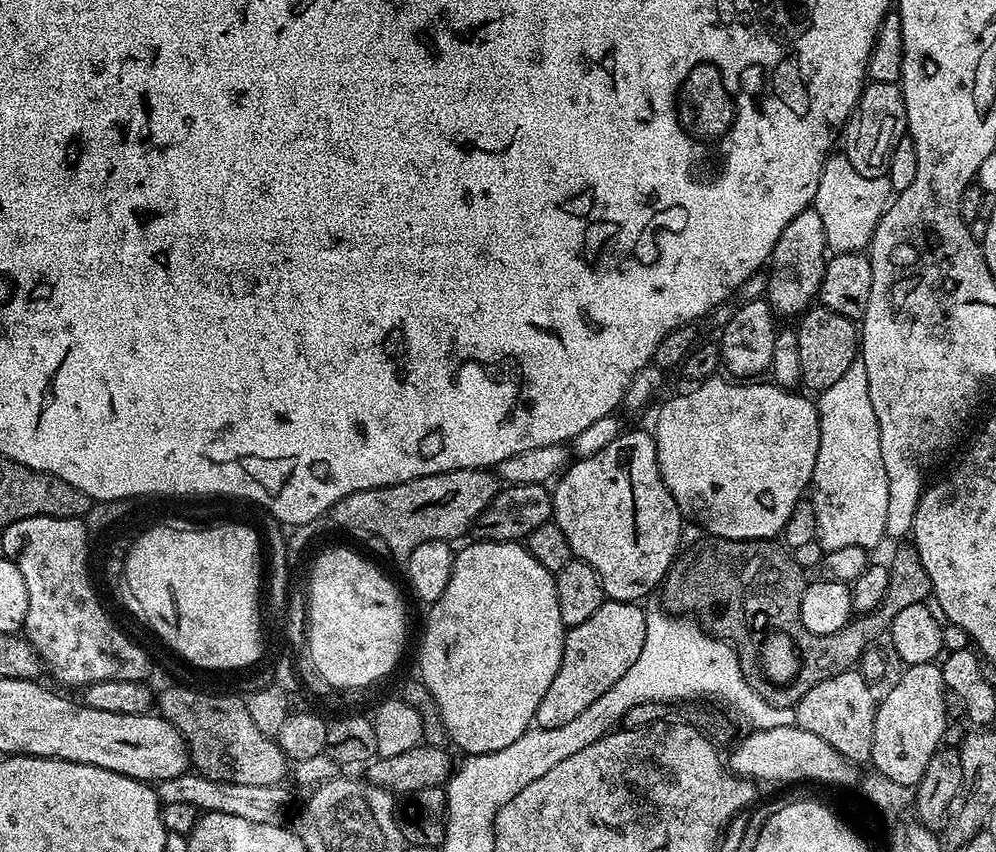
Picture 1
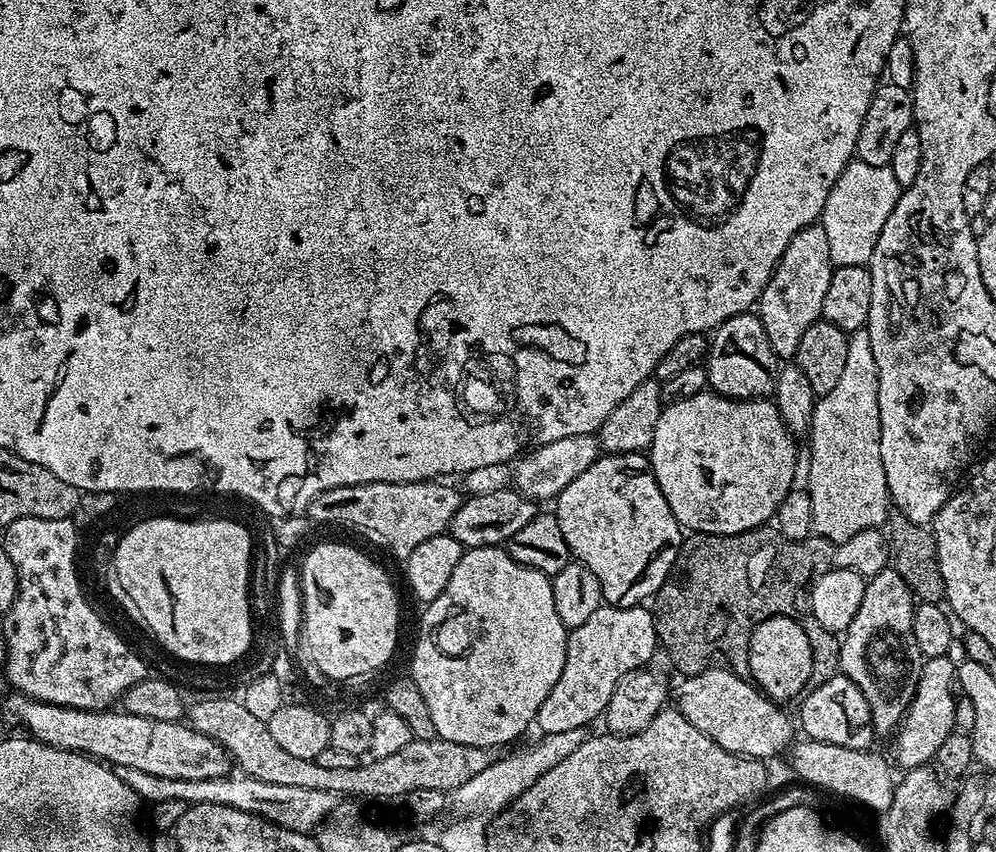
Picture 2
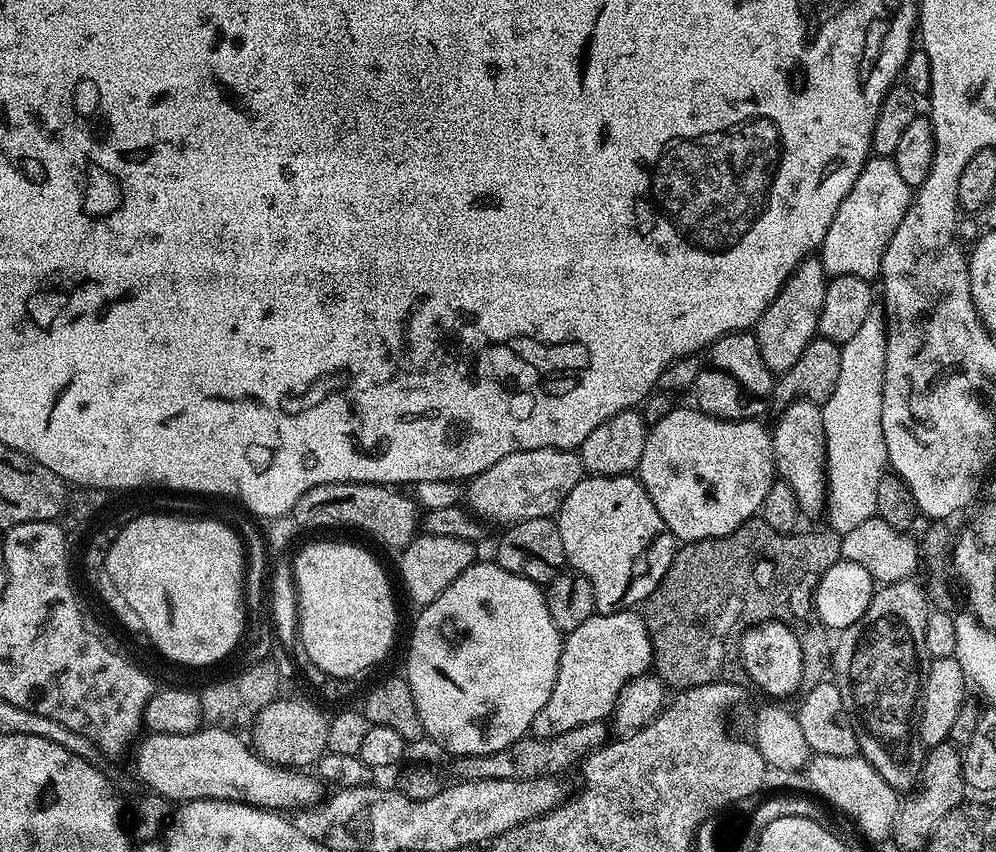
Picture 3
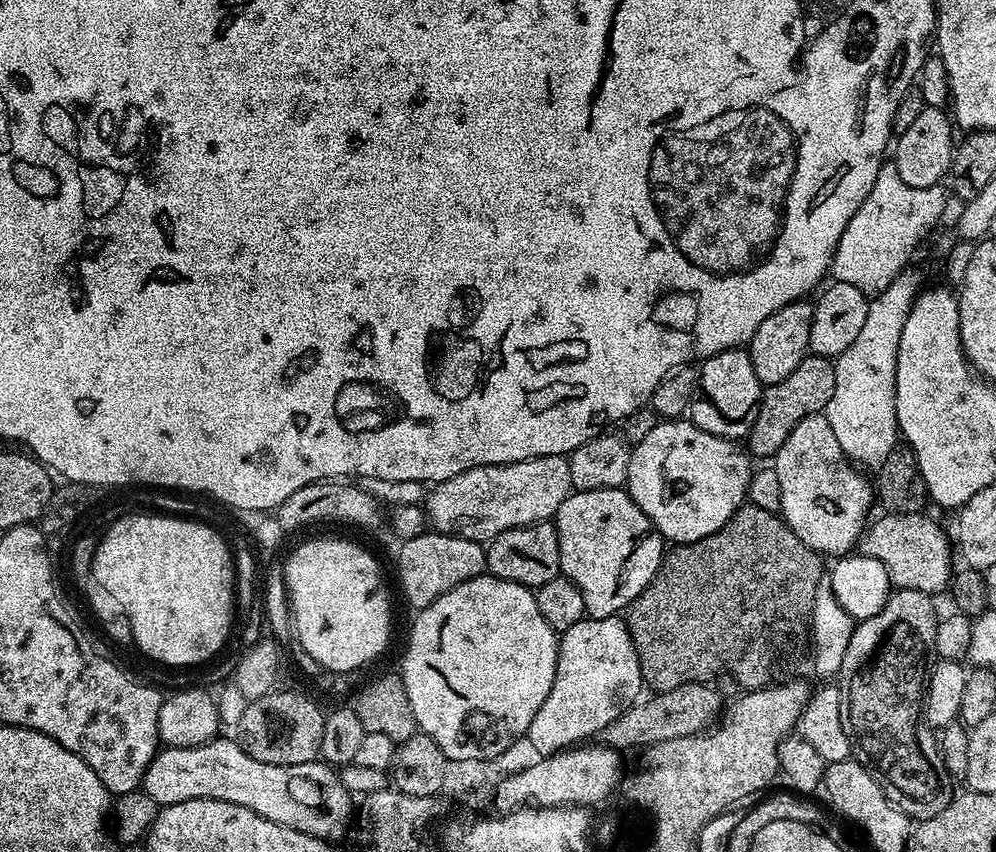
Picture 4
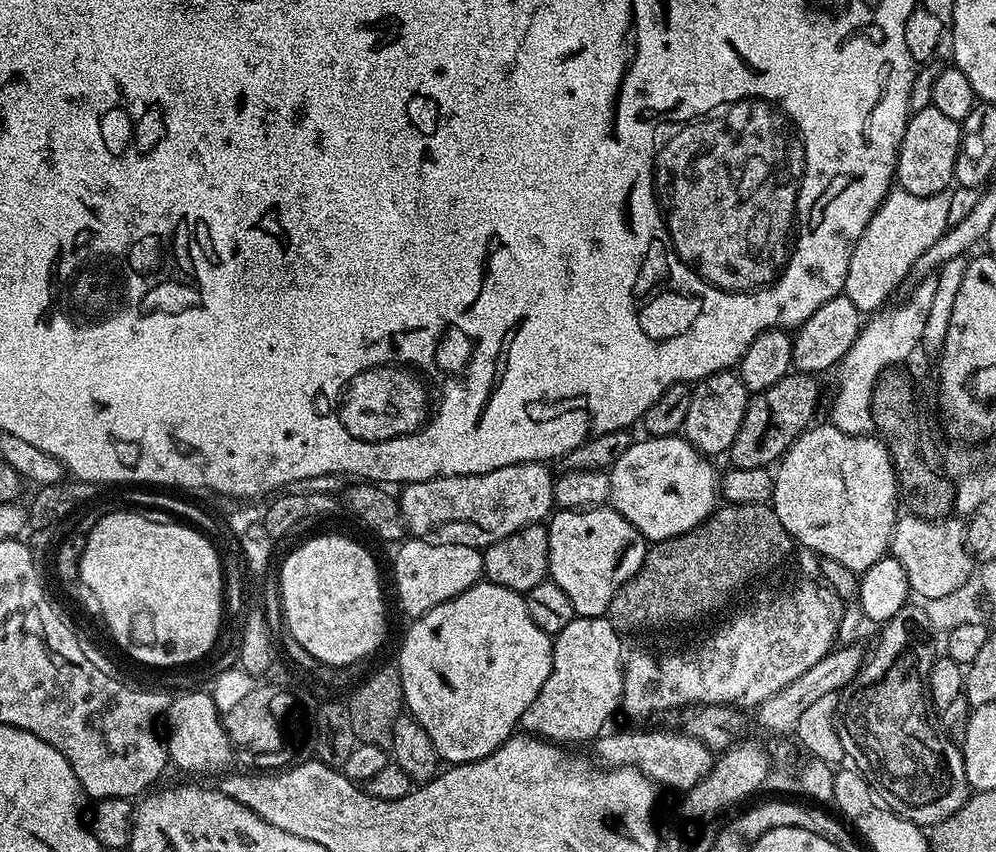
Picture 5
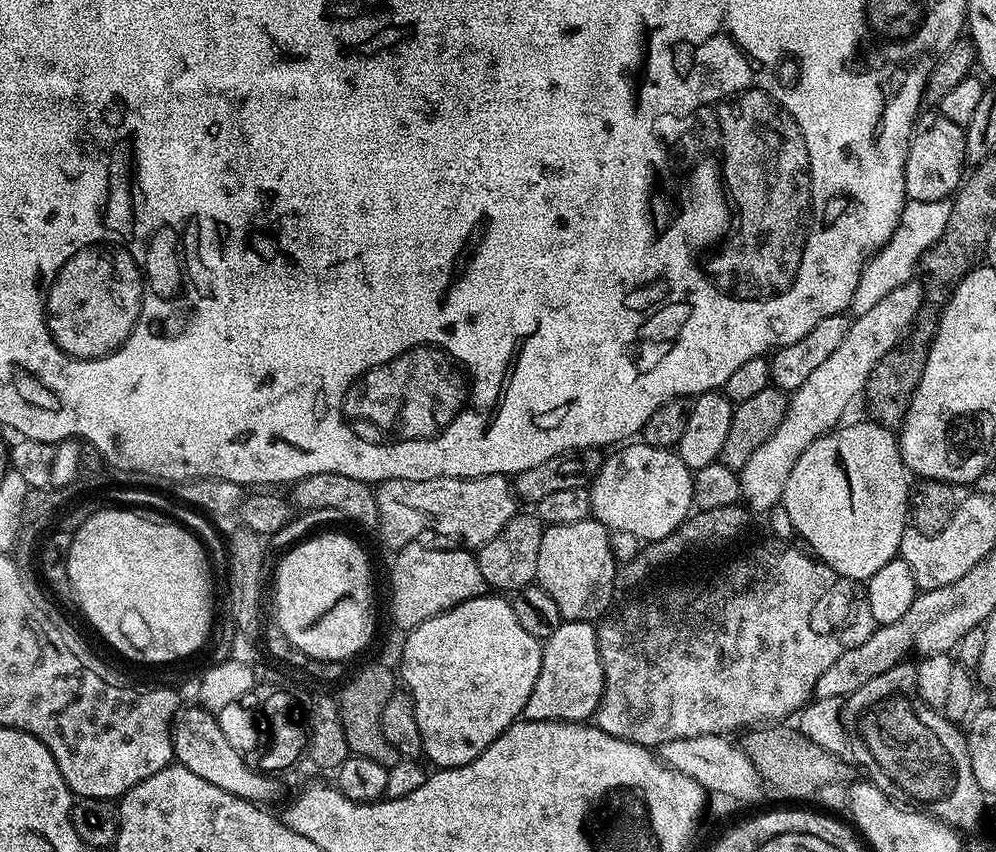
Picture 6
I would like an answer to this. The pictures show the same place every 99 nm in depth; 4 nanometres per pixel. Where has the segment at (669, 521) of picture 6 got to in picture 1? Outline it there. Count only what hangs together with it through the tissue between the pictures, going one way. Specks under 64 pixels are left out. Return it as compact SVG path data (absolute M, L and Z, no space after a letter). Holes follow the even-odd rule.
M728 378L720 379L699 381L695 386L689 387L692 388L689 392L684 392L681 396L672 396L661 406L660 413L656 416L656 428L654 427L660 477L670 490L681 513L687 519L689 516L694 523L701 524L706 530L705 533L731 540L772 540L783 533L790 514L794 514L794 506L809 491L812 483L814 462L818 462L820 410L813 401L811 404L806 397L799 396L799 391L782 388L775 382L756 384L760 382L733 382Z

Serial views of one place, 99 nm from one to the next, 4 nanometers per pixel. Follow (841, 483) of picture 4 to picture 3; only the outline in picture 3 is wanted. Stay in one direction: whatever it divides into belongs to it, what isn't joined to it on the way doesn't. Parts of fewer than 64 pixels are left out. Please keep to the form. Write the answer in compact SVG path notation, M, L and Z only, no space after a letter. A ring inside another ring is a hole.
M793 400L783 409L784 412L771 429L772 449L776 459L776 475L786 480L798 498L798 506L805 517L816 516L825 511L828 495L828 473L824 470L826 462L826 438L822 426L821 405L810 400Z

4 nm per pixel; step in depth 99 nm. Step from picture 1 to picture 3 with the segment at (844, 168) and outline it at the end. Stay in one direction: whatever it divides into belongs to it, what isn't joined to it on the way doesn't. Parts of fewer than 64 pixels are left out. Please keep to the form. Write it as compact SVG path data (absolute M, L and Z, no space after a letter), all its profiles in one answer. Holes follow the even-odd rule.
M869 157L850 194L842 200L821 244L820 259L824 272L829 277L860 277L869 282L875 281L880 274L882 254L912 203L913 195L913 189L902 182L897 164L891 157Z

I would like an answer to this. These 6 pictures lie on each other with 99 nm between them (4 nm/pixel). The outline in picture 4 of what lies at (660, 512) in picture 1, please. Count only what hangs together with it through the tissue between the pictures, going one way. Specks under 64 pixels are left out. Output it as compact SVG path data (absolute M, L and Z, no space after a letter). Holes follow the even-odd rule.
M603 488L602 490L573 491L558 506L554 517L558 534L558 554L560 555L560 571L563 576L578 590L582 590L582 602L585 613L591 619L606 618L623 613L628 605L646 590L664 561L666 541L660 531L642 514L642 510L630 498L624 488Z

